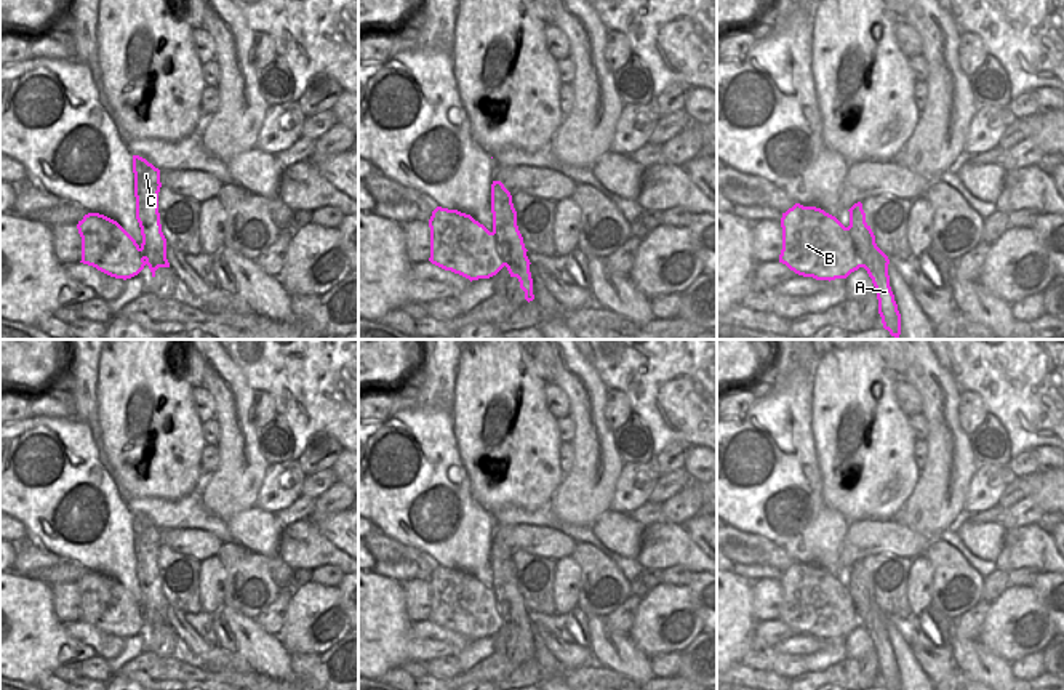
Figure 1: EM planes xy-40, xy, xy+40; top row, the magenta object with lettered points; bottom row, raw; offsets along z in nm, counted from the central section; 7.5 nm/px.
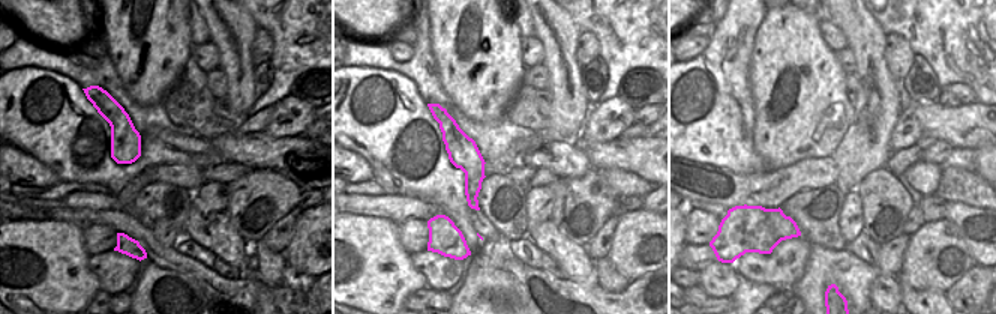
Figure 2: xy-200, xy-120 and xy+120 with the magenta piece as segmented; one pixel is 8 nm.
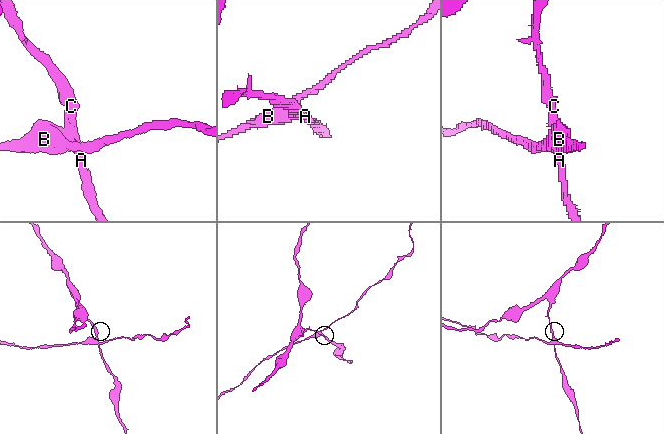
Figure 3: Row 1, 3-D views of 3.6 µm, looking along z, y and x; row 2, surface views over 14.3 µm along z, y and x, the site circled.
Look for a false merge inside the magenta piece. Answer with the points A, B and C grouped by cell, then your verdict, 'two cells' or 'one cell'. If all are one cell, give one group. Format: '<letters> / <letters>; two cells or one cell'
A C / B; two cells

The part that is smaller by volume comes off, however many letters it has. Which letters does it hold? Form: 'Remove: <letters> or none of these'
Remove: B

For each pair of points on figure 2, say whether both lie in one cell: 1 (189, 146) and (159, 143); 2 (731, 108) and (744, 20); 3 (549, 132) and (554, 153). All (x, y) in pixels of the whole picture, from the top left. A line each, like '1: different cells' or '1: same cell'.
1: same cell
2: same cell
3: different cells

